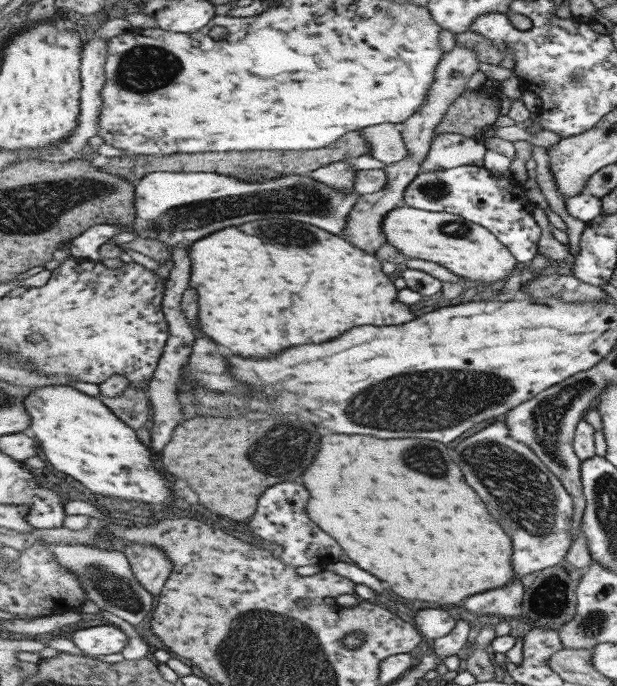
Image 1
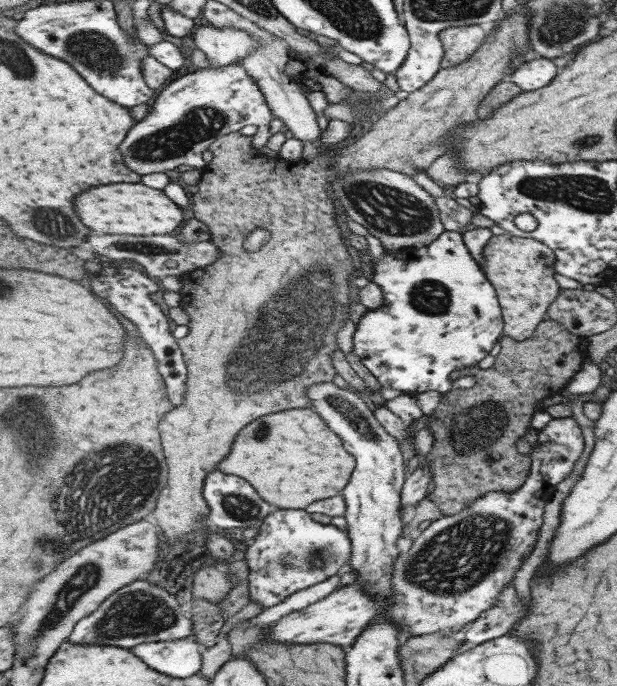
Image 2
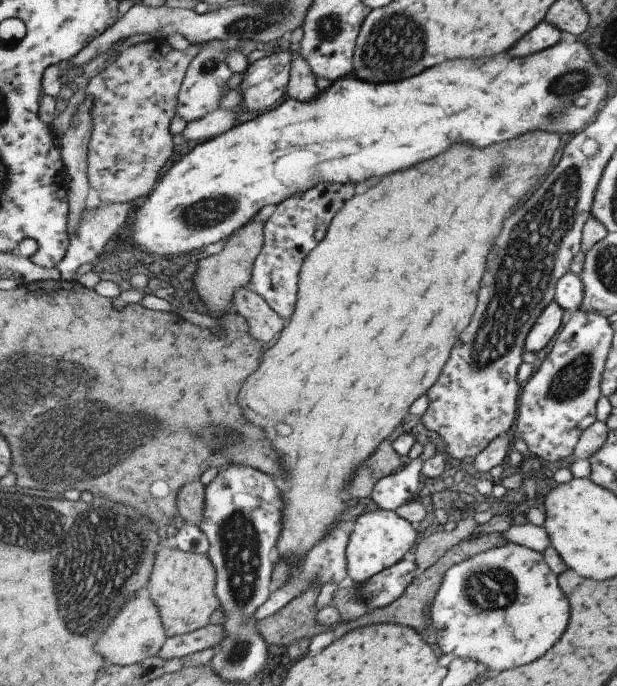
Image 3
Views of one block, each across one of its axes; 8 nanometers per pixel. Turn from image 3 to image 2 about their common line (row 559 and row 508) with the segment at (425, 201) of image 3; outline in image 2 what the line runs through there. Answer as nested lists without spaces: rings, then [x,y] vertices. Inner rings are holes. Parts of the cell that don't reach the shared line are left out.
[[[297,408],[251,422],[235,440],[235,450],[231,450],[227,462],[219,464],[218,469],[249,480],[269,504],[305,510],[317,500],[339,496],[355,467],[355,455],[345,450],[343,440],[327,426],[325,419],[314,409]]]

